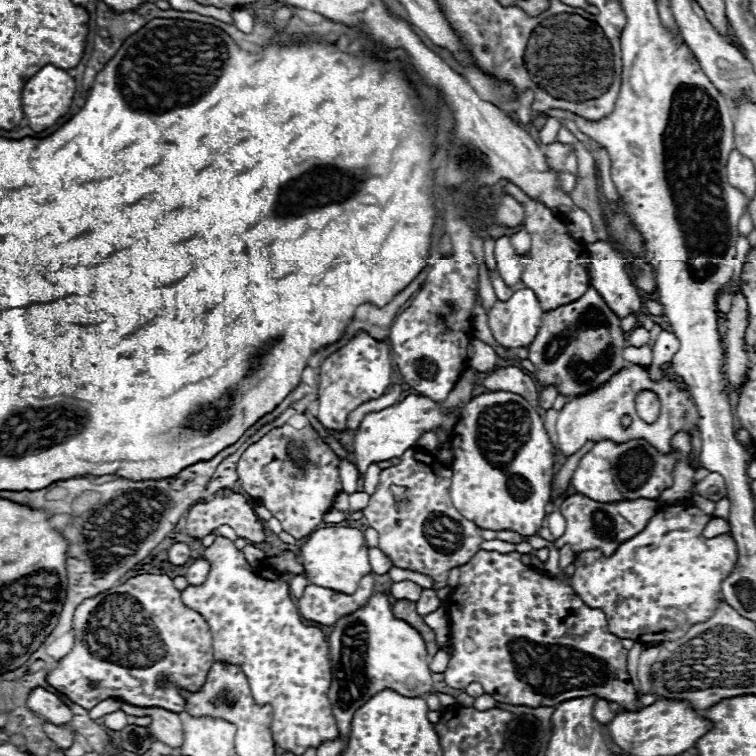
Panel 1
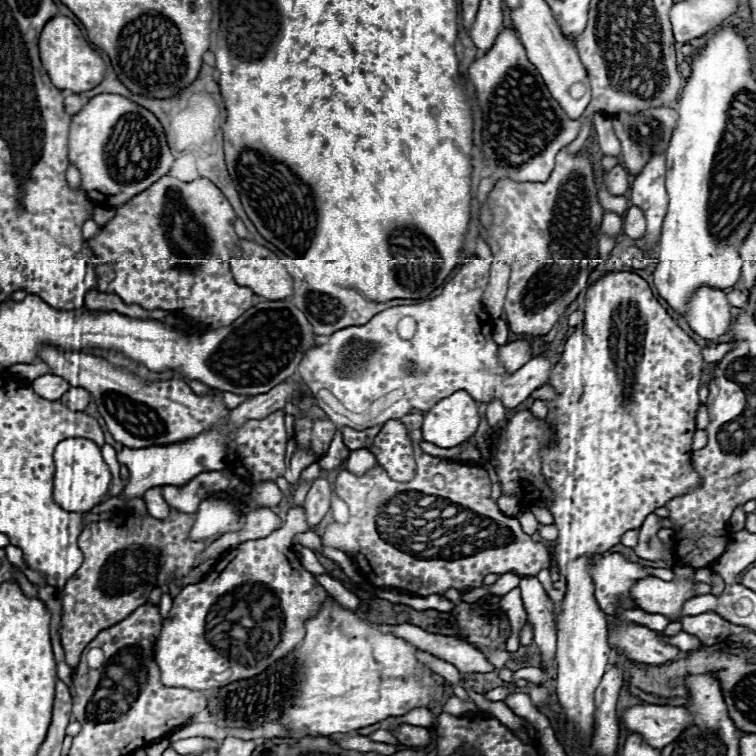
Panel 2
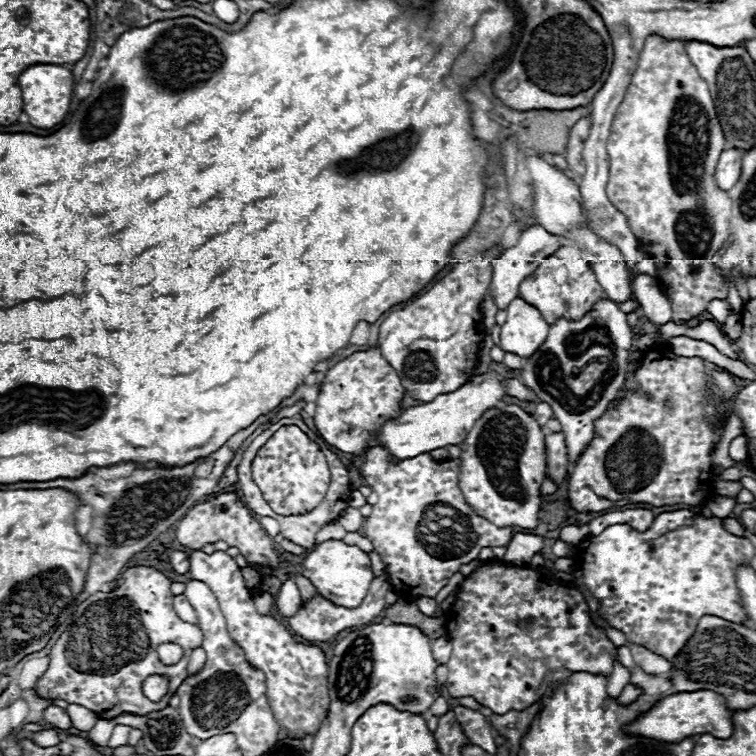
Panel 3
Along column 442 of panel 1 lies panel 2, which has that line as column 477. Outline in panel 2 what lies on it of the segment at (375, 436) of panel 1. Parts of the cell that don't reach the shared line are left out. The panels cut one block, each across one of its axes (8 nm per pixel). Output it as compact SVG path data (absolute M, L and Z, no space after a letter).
M464 390L442 398L424 414L422 436L440 448L452 448L470 440L480 424L476 400Z

